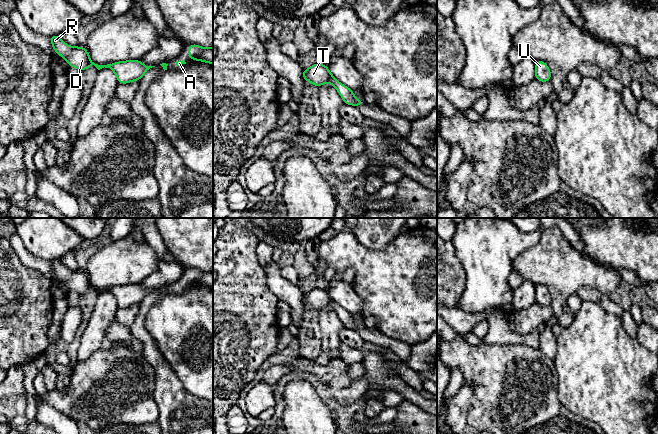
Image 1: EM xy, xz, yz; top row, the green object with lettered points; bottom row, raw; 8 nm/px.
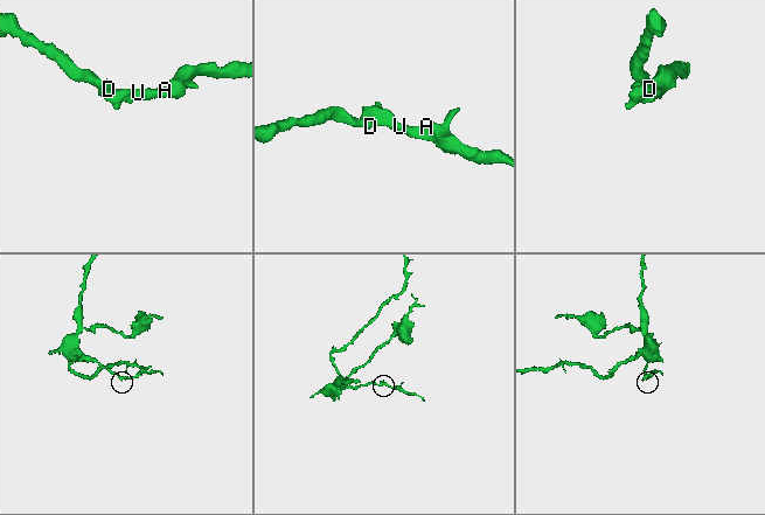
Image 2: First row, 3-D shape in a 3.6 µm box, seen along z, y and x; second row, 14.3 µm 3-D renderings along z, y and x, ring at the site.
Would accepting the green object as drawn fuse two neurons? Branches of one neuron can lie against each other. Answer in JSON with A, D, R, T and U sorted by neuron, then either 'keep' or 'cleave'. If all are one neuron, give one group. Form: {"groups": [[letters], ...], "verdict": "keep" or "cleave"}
{"groups": [["A", "D", "R", "T", "U"]], "verdict": "keep"}

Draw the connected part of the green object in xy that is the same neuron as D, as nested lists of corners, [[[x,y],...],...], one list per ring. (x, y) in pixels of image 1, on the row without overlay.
[[[52,259],[49,262],[55,276],[67,284],[69,291],[76,291],[80,295],[88,293],[91,289],[94,289],[98,294],[104,291],[109,292],[115,296],[119,308],[139,305],[150,292],[155,291],[144,289],[140,284],[98,289],[90,283],[86,272],[80,270],[71,271],[61,264],[60,259]]]

